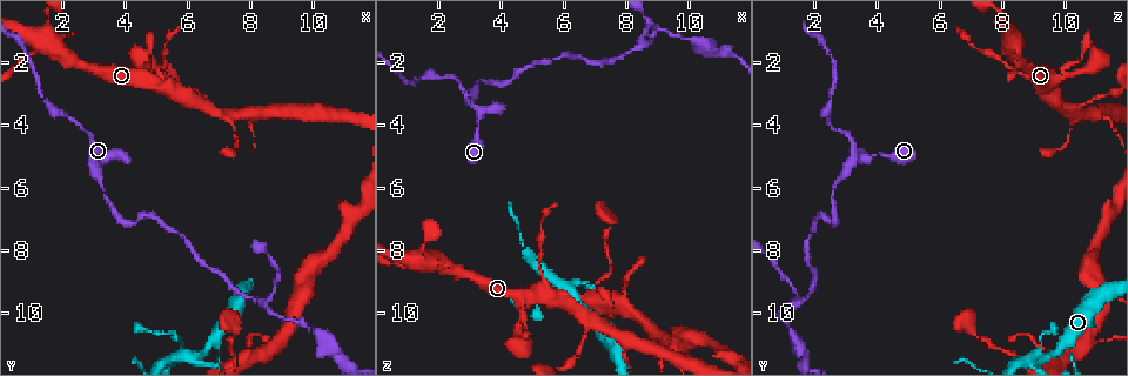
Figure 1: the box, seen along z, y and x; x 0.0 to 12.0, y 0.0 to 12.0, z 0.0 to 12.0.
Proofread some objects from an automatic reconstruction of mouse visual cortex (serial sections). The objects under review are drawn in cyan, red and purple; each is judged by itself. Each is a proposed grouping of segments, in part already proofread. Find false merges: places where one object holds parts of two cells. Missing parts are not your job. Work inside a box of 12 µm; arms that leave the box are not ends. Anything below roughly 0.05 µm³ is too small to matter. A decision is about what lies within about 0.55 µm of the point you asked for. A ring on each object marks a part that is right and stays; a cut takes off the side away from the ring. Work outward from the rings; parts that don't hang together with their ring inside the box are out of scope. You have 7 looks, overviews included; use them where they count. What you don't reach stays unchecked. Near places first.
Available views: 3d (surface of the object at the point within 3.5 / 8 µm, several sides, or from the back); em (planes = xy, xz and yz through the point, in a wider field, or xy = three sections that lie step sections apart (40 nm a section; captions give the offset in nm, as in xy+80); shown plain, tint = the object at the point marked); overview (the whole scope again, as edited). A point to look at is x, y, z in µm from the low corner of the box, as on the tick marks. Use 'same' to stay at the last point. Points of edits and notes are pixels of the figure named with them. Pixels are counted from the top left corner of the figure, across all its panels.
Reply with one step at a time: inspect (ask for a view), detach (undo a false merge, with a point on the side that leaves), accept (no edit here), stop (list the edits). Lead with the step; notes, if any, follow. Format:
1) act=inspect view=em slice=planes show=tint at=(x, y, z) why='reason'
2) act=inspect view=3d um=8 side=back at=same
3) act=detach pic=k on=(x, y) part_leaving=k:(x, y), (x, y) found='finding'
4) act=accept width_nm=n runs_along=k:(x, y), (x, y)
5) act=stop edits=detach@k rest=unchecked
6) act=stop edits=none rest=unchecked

act=inspect view=3d um=3.5 at=(5.2, 2.8, 9.3) why='two arms in line, one across'

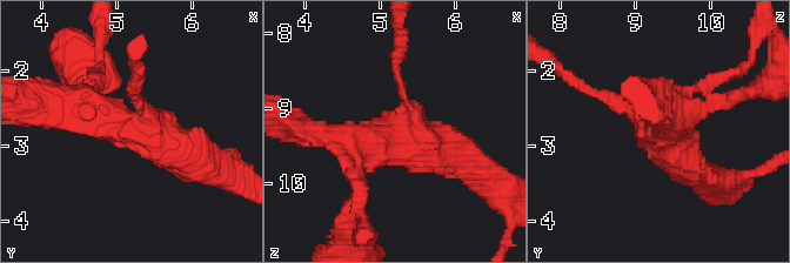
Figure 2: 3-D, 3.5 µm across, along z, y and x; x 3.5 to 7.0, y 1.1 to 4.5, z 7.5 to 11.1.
act=inspect view=em slice=xy step=1 show=tint at=(5.30, 2.80, 9.40) arms=3 arm_widths_nm=150,400,500 why='shape alone is not enough'

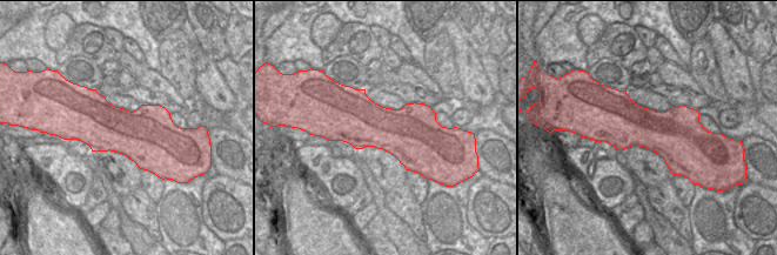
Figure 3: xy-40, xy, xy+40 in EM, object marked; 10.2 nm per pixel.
act=accept runs_along=2:(71, 102), (153, 132), (203, 164) found='all the same cell'

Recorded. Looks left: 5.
act=inspect view=3d um=3.5 at=(6.8, 3.6, 10.1) why='four arms meet'

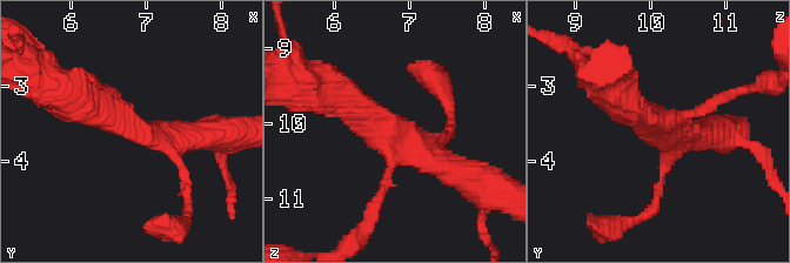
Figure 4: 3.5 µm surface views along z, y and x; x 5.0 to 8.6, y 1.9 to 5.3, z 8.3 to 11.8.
act=accept runs_along=4:(333, 92), (459, 173) found='one cell here'

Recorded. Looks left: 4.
act=inspect view=3d um=3.5 at=(3.0, 5.2, 3.2) why='sharp bend'

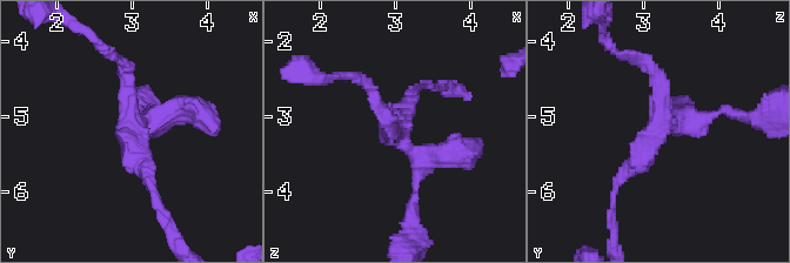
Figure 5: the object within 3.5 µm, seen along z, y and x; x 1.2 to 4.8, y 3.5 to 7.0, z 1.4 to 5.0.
act=inspect view=em slice=xy step=3 show=tint at=(3.05, 5.10, 3.25) why='need the tissue'

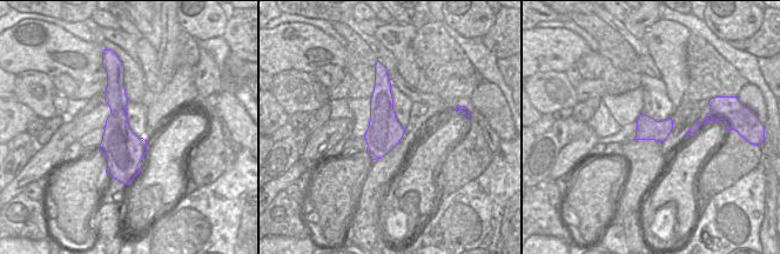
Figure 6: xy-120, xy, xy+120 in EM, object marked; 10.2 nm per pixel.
act=accept runs_along=5:(723, 110), (662, 125), (617, 186) found='continuous, no second cell'

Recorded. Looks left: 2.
act=stop edits=none rest=unchecked

